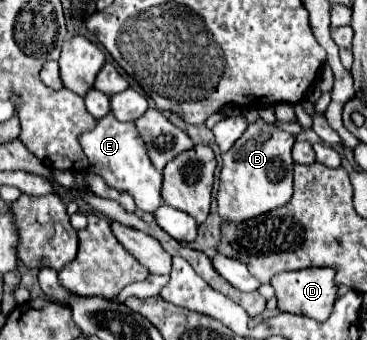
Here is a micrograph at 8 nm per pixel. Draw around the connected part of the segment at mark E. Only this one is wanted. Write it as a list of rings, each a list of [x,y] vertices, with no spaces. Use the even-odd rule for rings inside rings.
[[[107,113],[103,119],[97,121],[95,129],[89,133],[83,133],[79,137],[81,147],[89,159],[89,169],[97,175],[101,175],[109,187],[115,187],[119,191],[127,191],[133,195],[137,207],[141,211],[155,211],[163,199],[161,199],[161,181],[163,175],[157,171],[147,155],[145,143],[139,137],[135,123],[121,123],[113,117],[113,113]]]

